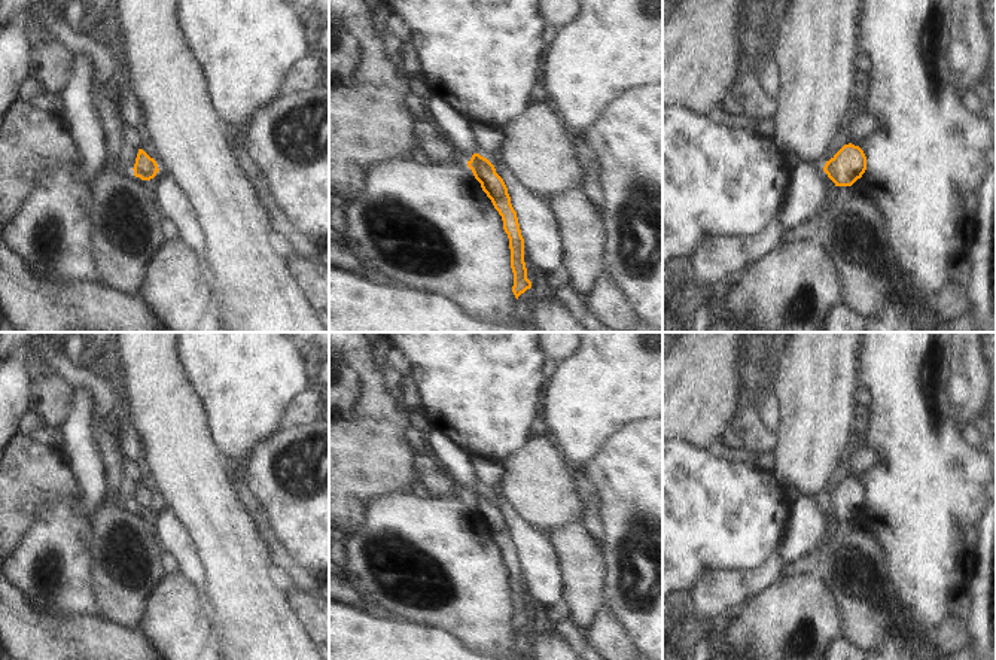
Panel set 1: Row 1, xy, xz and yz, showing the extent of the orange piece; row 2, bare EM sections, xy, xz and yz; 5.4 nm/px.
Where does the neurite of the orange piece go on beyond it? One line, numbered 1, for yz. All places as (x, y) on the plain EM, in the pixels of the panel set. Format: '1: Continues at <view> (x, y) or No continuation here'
1: No continuation here

